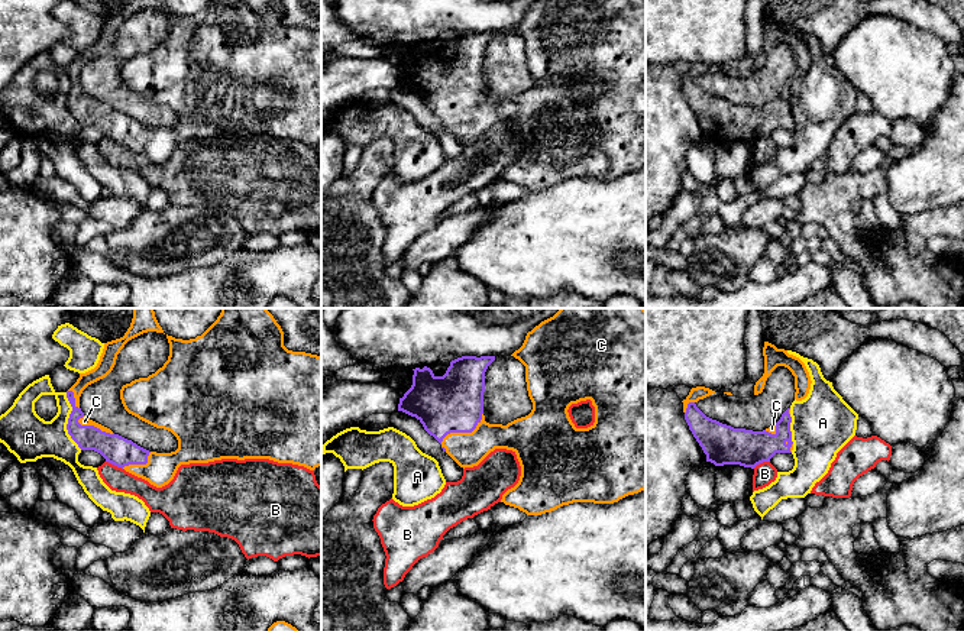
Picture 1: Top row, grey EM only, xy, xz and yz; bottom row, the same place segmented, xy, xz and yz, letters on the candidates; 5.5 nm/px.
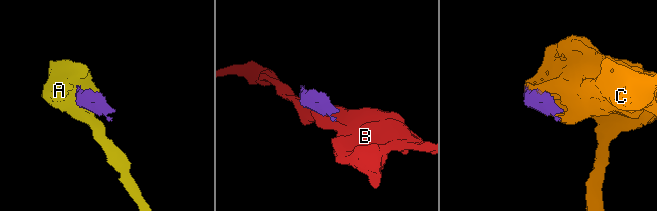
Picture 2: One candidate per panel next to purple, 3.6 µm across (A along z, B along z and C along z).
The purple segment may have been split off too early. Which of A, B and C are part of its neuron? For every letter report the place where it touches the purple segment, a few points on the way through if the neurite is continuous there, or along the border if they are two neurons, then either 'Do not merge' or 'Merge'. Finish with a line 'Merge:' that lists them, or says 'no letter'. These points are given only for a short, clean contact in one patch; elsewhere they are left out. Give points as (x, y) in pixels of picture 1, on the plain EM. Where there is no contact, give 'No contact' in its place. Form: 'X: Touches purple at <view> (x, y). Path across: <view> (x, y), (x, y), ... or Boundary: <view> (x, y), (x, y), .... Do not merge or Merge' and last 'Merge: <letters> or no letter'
A: Touches purple at xy (68, 97). Boundary: xy (65, 68), (71, 83), (67, 109), (81, 125). Do not merge
B: Touches purple at xy (115, 141). Boundary: xy (106, 136), (122, 145). Do not merge
C: Touches purple at xz (463, 107). Merge
Merge: C

